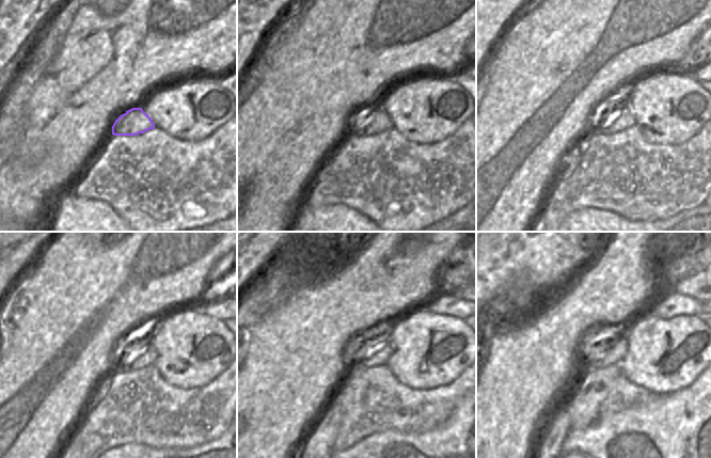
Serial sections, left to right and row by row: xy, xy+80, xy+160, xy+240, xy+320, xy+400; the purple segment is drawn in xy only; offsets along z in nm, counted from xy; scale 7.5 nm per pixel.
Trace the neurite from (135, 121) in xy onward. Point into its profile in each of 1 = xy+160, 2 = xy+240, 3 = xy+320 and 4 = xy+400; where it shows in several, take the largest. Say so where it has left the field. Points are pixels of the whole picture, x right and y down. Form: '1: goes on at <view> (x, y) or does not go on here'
1: goes on at xy+160 (623, 120)
2: goes on at xy+240 (147, 358)
3: goes on at xy+320 (382, 356)
4: goes on at xy+400 (618, 341)

